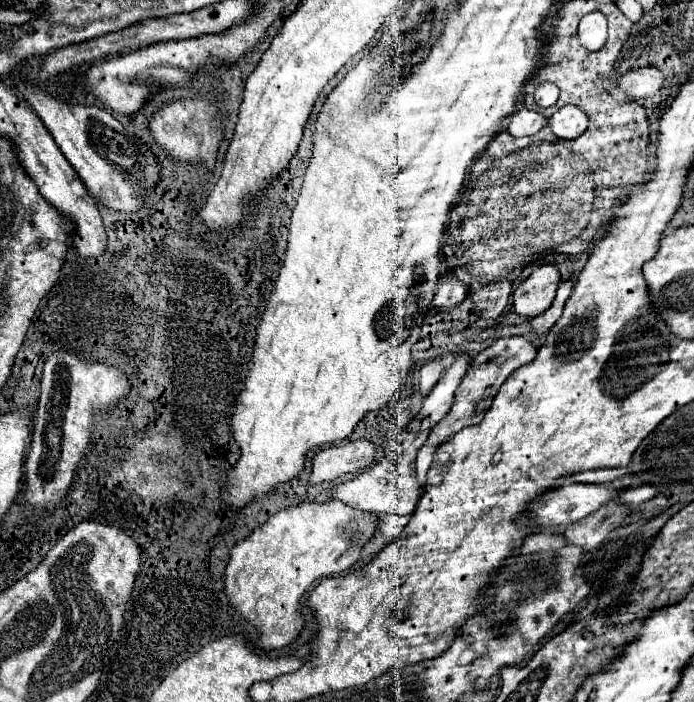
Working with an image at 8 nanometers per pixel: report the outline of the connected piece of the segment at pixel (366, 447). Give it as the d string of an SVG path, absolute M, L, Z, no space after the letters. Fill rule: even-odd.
M365 439L351 441L347 445L333 445L321 449L313 457L313 469L309 475L309 485L319 485L323 481L333 481L347 473L355 473L363 467L369 467L377 451Z

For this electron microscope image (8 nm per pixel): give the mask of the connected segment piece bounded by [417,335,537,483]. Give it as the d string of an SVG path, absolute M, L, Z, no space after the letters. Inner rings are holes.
M517 335L517 337L497 339L491 347L487 347L485 351L481 351L479 355L475 355L473 367L469 367L465 379L461 381L461 387L457 387L457 391L455 391L455 403L453 403L451 411L449 411L435 427L431 427L425 445L417 451L417 481L419 481L419 483L425 481L425 473L427 473L427 469L429 469L429 463L433 461L433 451L439 447L439 443L445 441L445 439L449 439L449 437L453 437L453 435L455 435L459 429L463 429L463 427L477 425L477 423L483 419L483 415L485 415L487 407L491 405L493 397L497 395L501 383L503 383L517 367L533 361L533 359L535 359L535 353L537 353L537 349L533 347L533 343L527 341L527 339L523 339L523 335Z

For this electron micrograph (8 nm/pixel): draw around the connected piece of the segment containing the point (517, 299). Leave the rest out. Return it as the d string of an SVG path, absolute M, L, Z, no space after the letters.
M547 263L533 267L531 275L521 281L521 285L513 291L513 307L519 315L535 317L545 311L555 299L555 291L561 283L561 275L557 265Z

